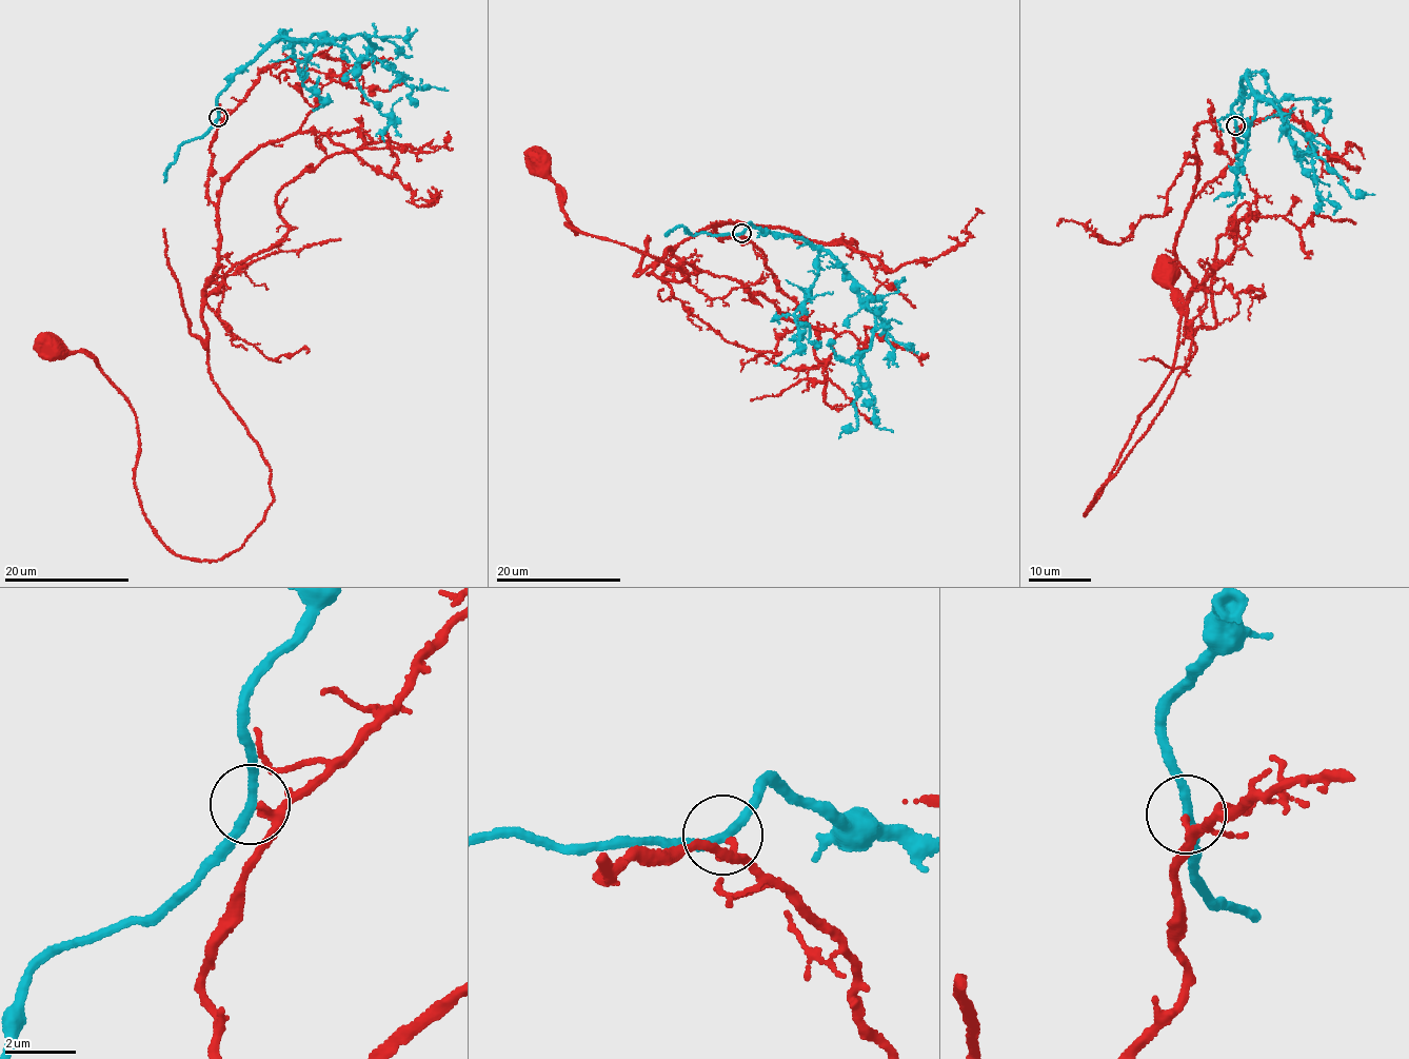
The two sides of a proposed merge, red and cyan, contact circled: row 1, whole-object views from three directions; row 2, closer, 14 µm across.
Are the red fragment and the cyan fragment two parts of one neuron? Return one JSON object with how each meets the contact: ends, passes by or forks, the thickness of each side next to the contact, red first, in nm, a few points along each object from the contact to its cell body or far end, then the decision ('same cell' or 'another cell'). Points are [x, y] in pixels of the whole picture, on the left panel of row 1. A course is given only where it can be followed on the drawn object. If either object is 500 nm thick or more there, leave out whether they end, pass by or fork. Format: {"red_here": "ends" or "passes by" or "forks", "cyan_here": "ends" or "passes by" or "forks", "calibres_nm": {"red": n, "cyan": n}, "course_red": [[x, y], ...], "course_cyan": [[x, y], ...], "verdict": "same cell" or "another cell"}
{"red_here": "passes by", "cyan_here": "passes by", "calibres_nm": {"red": 180, "cyan": 260}, "course_red": [[219, 118], [209, 363], [274, 498], [242, 545], [169, 551], [133, 409], [98, 359], [50, 346]], "course_cyan": [[217, 118], [219, 93], [282, 37], [326, 41], [359, 35], [375, 46], [373, 56], [410, 85], [448, 90]], "verdict": "same cell"}

